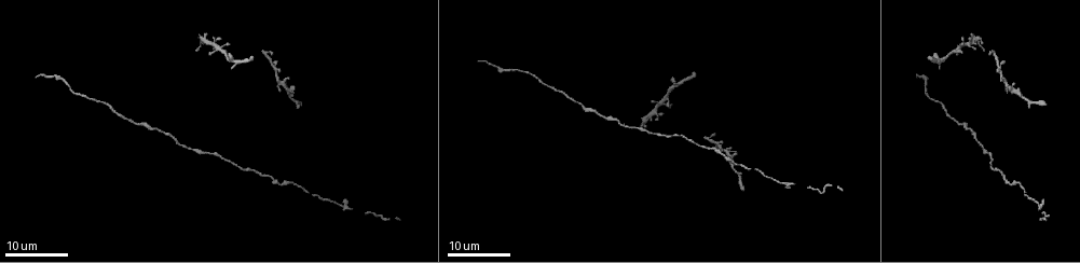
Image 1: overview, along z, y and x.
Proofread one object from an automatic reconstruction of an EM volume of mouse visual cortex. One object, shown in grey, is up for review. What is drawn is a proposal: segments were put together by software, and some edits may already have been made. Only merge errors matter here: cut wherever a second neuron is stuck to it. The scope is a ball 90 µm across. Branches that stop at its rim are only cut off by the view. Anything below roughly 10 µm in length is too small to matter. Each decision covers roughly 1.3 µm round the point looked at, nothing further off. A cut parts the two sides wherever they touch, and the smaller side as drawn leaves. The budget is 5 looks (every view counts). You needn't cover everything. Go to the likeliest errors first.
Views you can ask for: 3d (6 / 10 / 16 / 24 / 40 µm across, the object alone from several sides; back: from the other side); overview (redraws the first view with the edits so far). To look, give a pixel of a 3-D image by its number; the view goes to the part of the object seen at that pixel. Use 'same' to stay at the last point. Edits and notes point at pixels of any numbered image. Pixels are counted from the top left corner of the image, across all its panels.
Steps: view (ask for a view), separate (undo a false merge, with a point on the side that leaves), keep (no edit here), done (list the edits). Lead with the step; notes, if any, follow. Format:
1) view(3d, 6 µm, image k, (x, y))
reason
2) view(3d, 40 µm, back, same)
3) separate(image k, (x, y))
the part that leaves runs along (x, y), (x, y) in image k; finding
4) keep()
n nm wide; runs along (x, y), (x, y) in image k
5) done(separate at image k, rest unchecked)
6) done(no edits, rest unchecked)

view(3d, 16 µm, image 1, (990, 155))

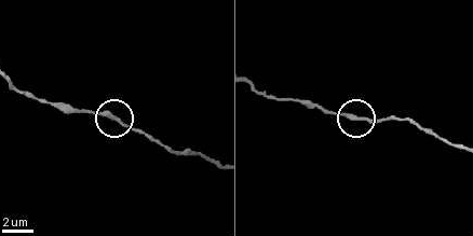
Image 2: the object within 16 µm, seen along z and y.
view(3d, 6 µm, image 2, (359, 121))

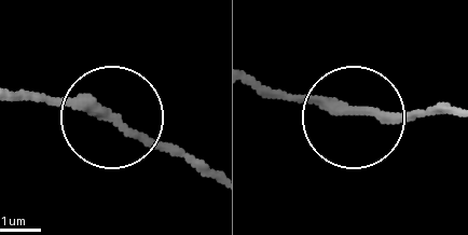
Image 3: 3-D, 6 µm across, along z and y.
keep()
230 nm wide; one neuron here

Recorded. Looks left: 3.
view(3d, 24 µm, image 1, (1008, 184))
narrows sharply

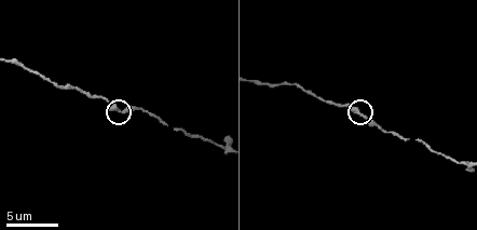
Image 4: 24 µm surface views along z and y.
view(3d, 6 µm, image 4, (359, 113))

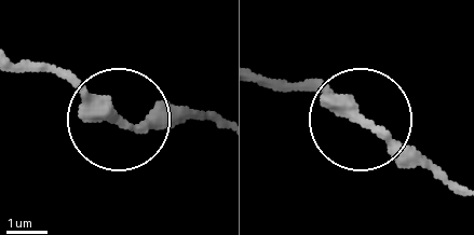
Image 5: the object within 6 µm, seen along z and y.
keep()
all the same neuron

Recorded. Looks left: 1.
done(no edits, rest unchecked)

